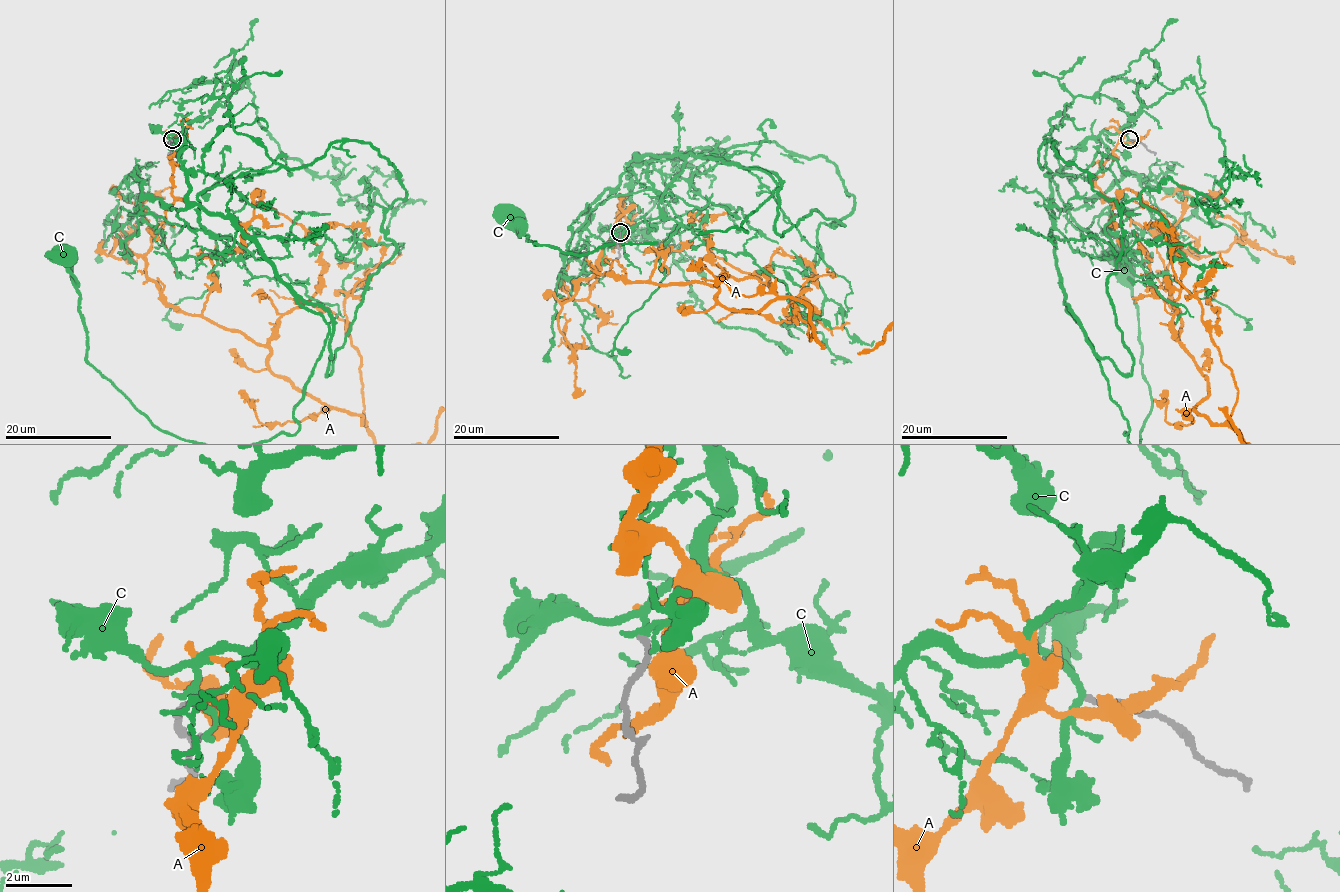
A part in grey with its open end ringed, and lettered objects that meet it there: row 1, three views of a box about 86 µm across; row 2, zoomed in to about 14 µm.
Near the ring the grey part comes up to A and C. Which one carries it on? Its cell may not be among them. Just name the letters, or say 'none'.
C

